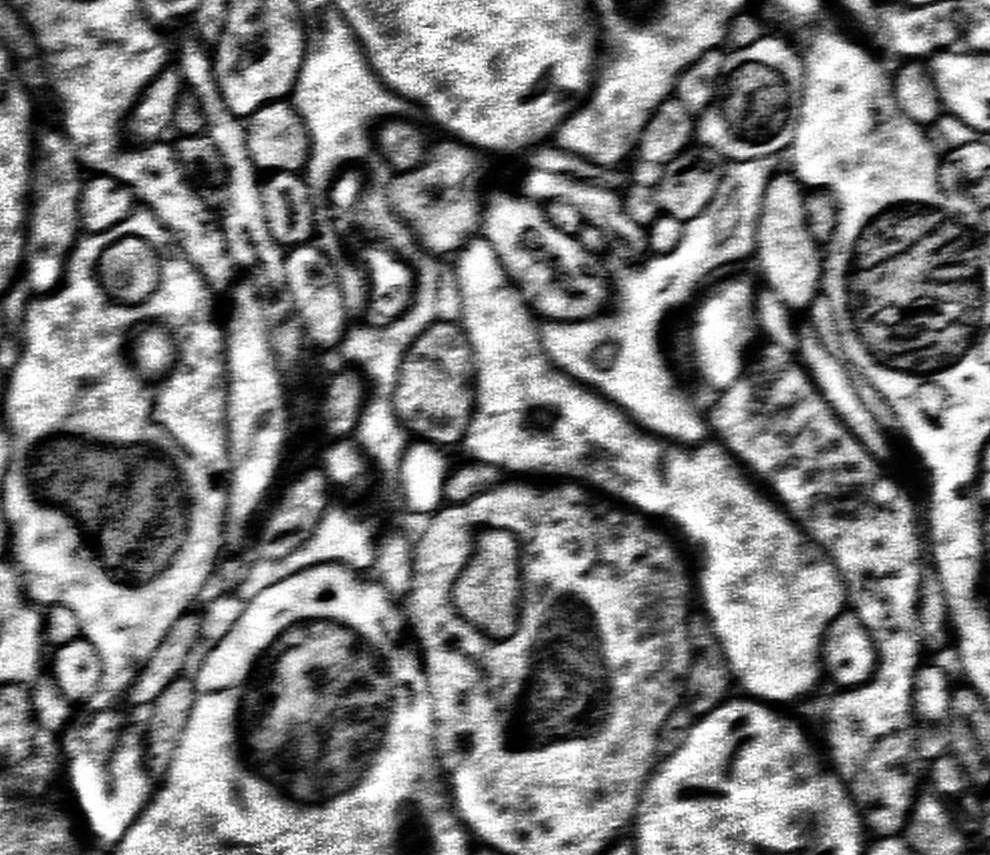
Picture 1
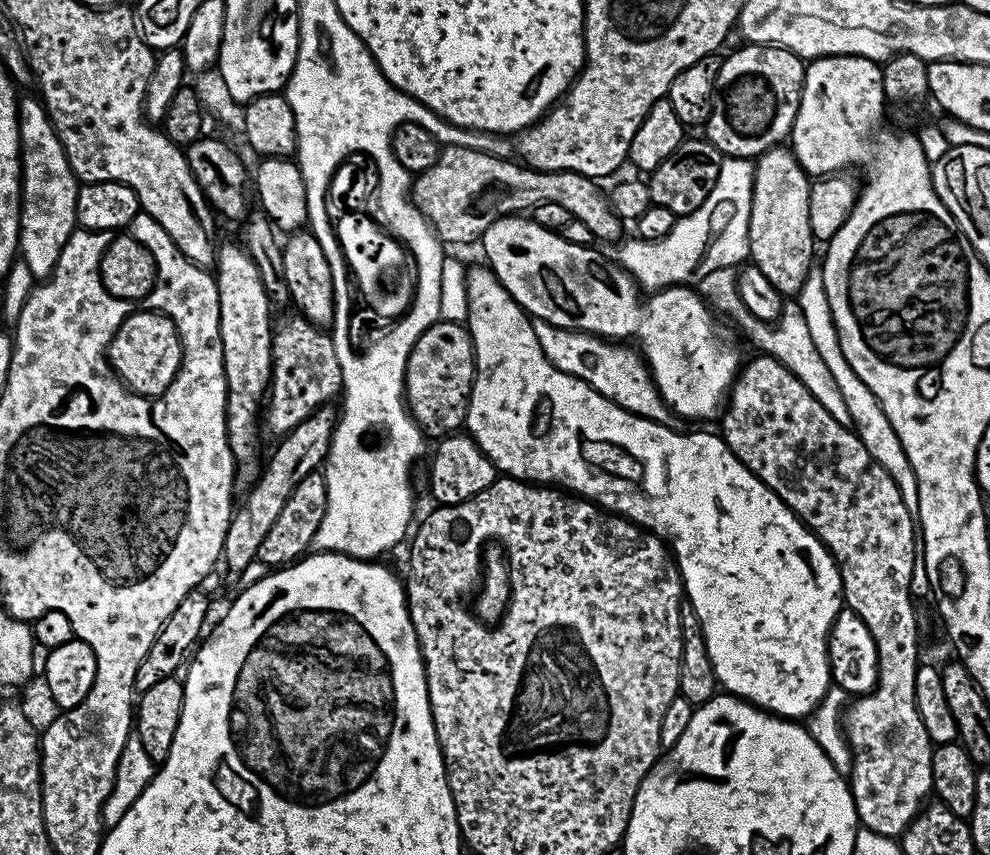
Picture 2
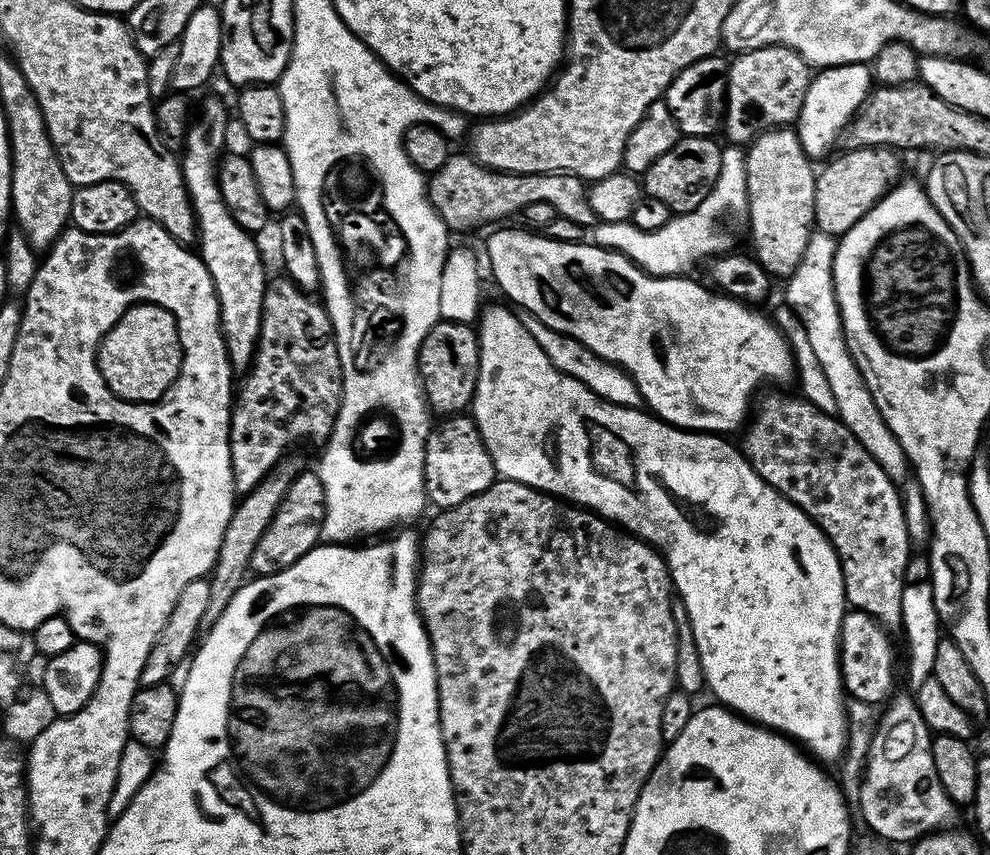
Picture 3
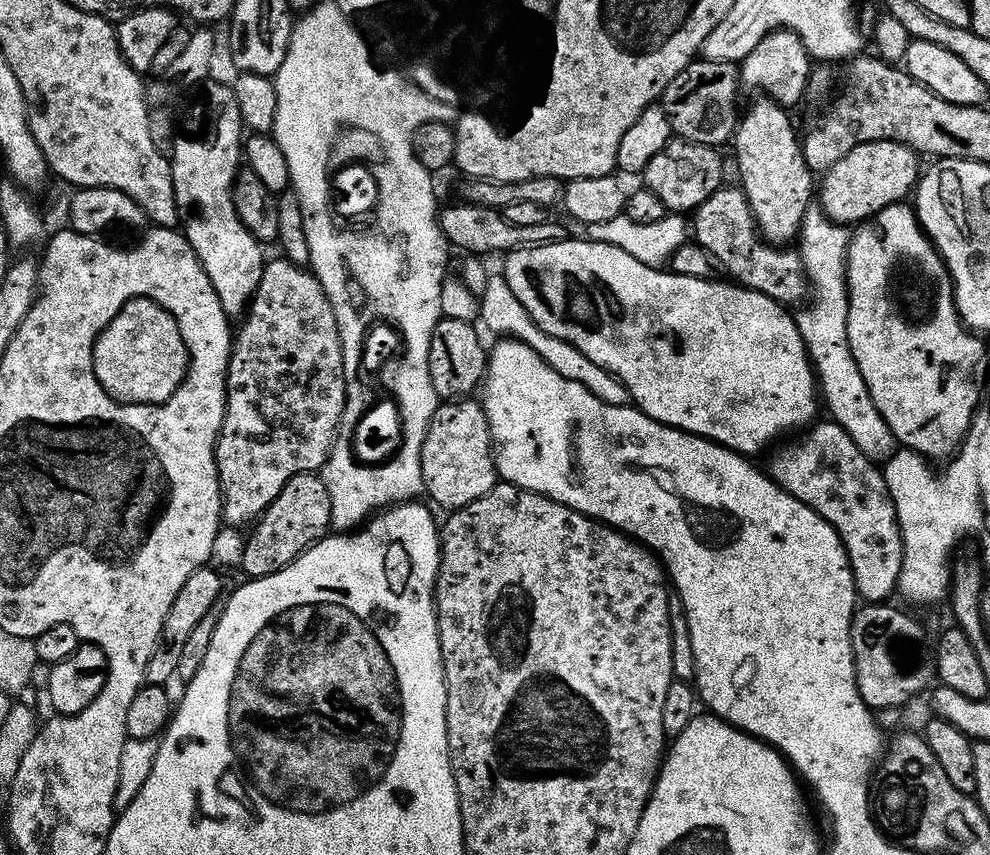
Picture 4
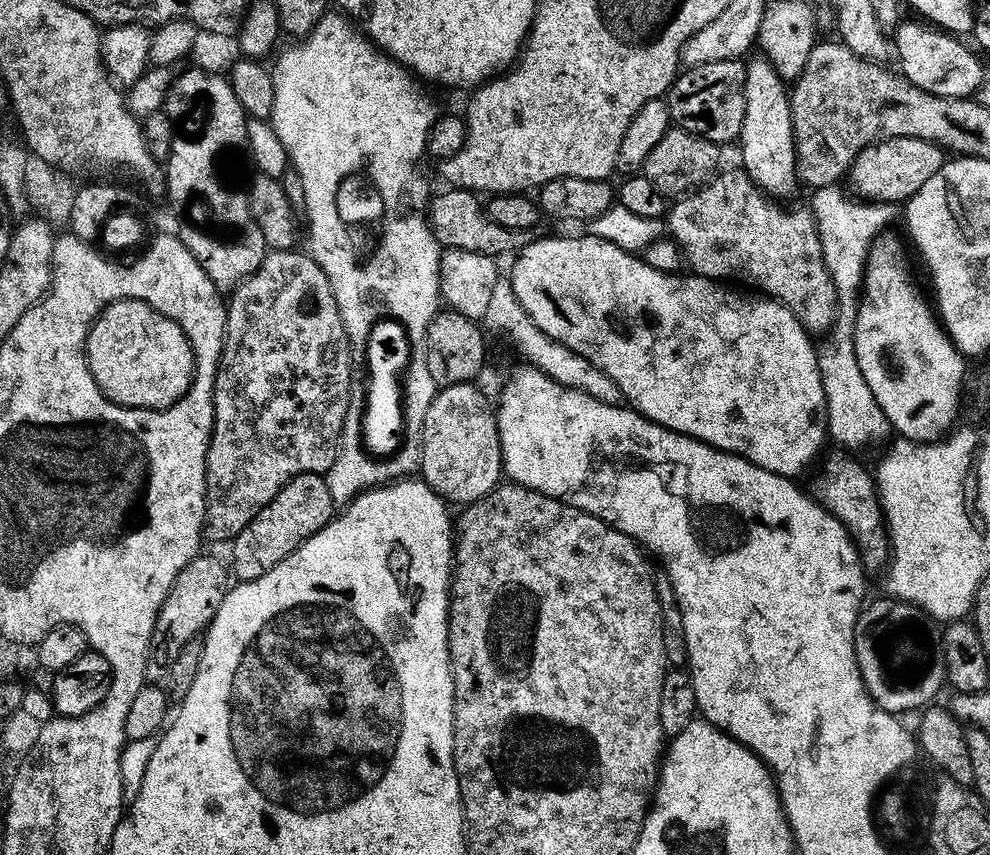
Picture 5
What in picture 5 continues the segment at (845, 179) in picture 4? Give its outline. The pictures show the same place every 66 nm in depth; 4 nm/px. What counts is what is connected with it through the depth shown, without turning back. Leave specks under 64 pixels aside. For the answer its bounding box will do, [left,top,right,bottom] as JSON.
[847,138,946,206]

